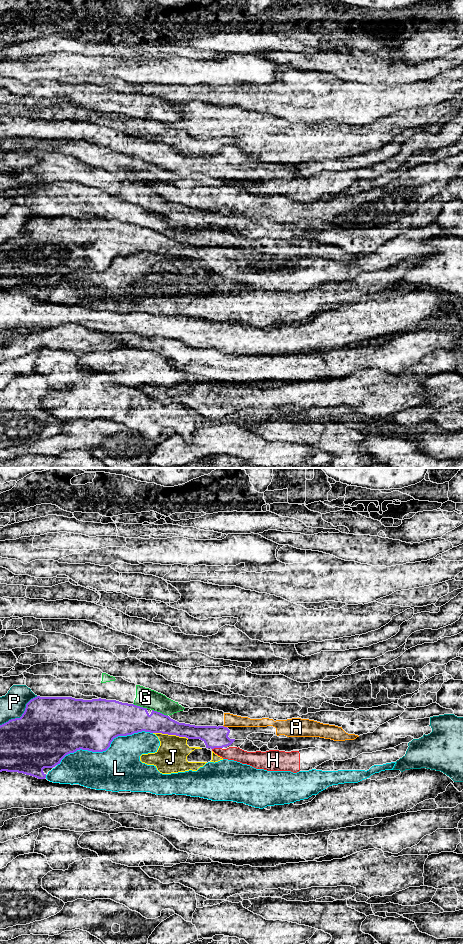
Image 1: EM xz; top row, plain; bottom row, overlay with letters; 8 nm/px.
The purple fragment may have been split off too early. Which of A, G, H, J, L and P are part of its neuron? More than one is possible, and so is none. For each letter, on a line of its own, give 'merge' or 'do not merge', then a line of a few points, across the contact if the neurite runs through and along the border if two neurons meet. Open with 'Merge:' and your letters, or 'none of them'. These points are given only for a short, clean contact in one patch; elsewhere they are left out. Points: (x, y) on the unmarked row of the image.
Merge: none of them
A: do not merge; line xz (223, 245), (226, 247)
G: do not merge; line xz (152, 229), (167, 236)
H: do not merge; line xz (221, 267), (212, 269)
J: do not merge
L: do not merge
P: do not merge

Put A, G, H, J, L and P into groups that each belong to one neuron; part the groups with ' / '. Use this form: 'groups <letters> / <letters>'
groups A G / H J L / P

